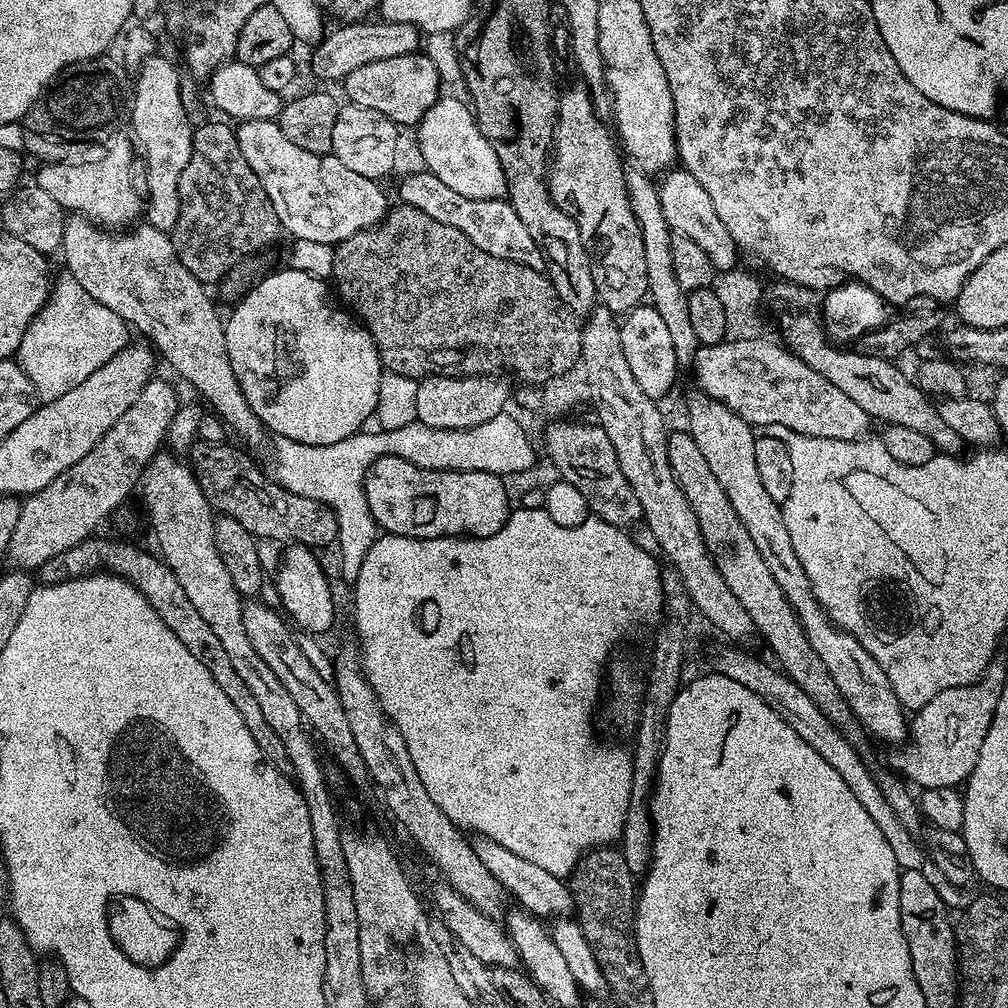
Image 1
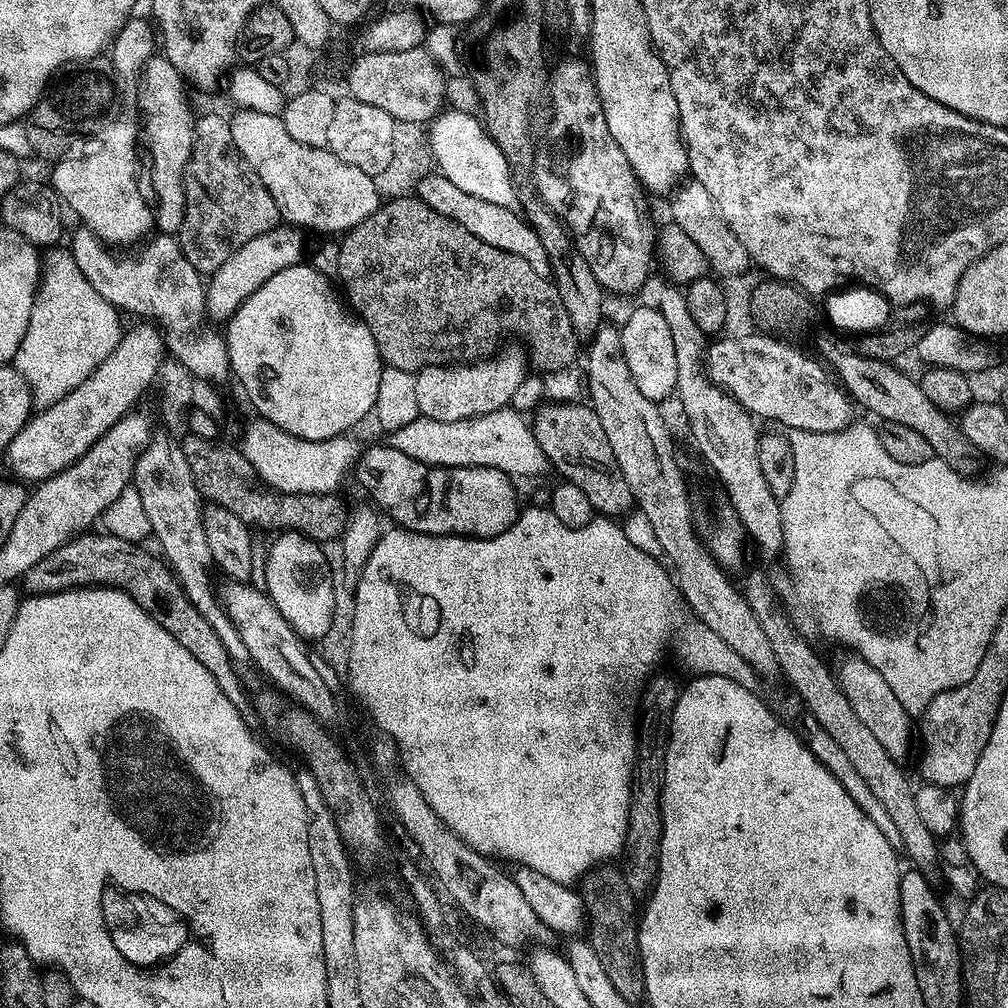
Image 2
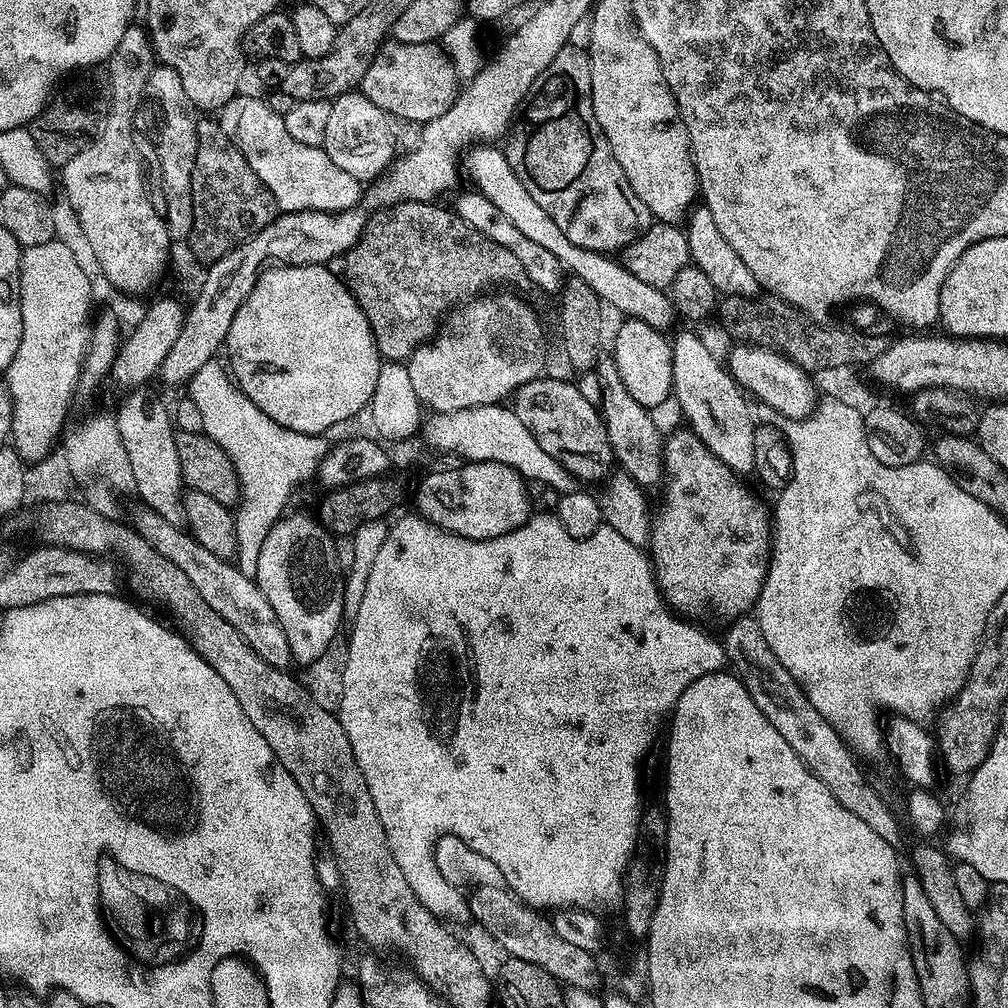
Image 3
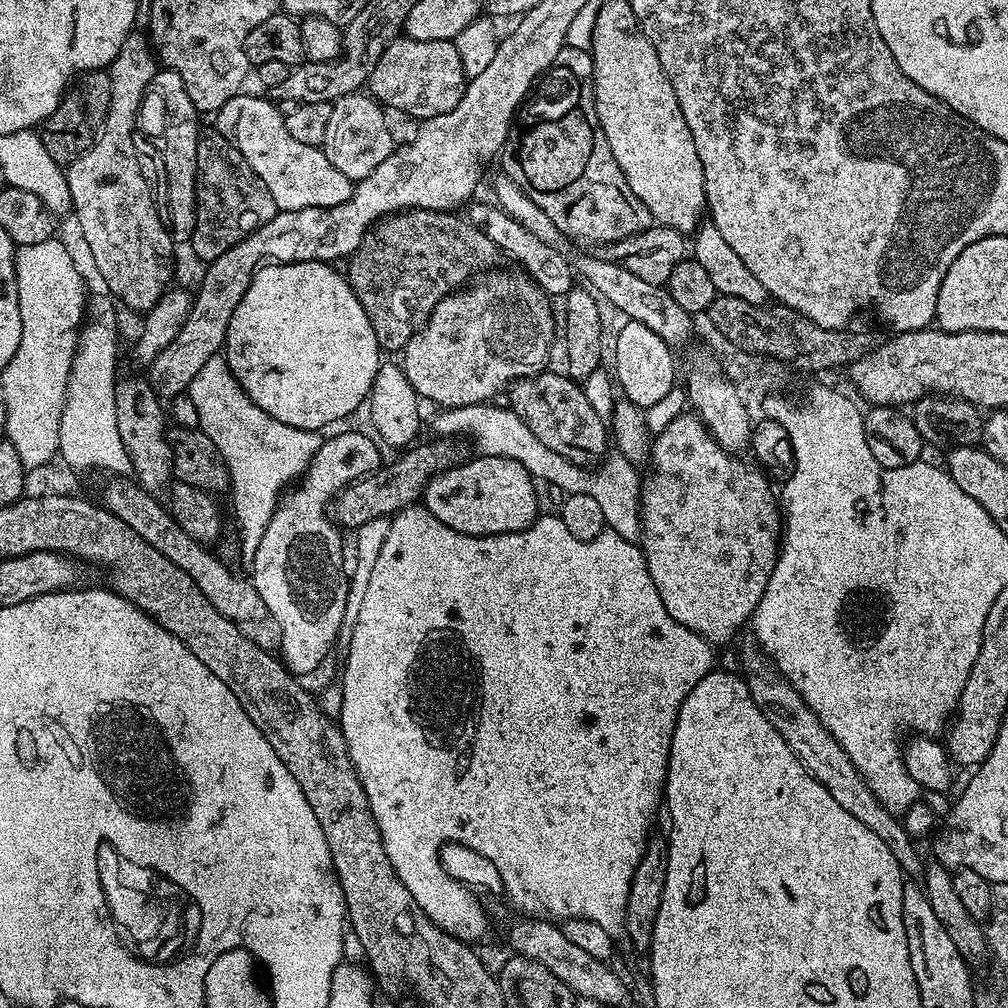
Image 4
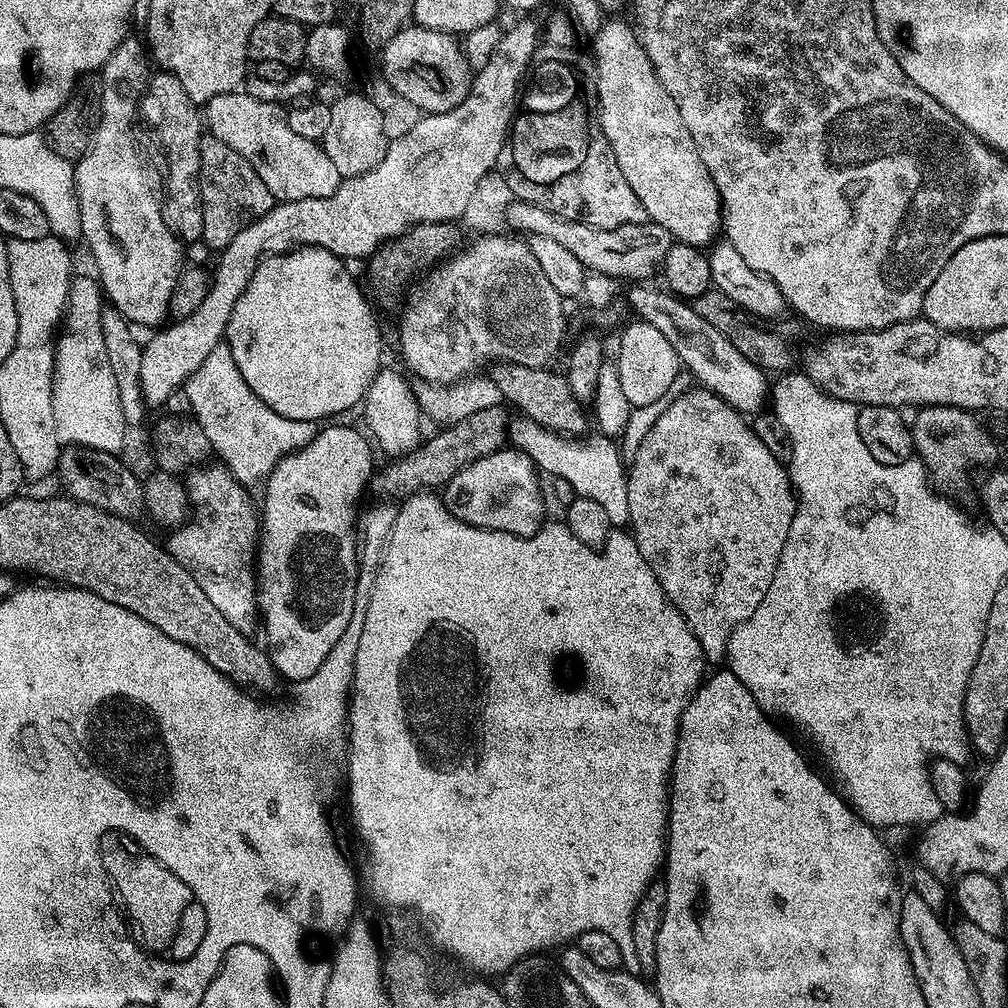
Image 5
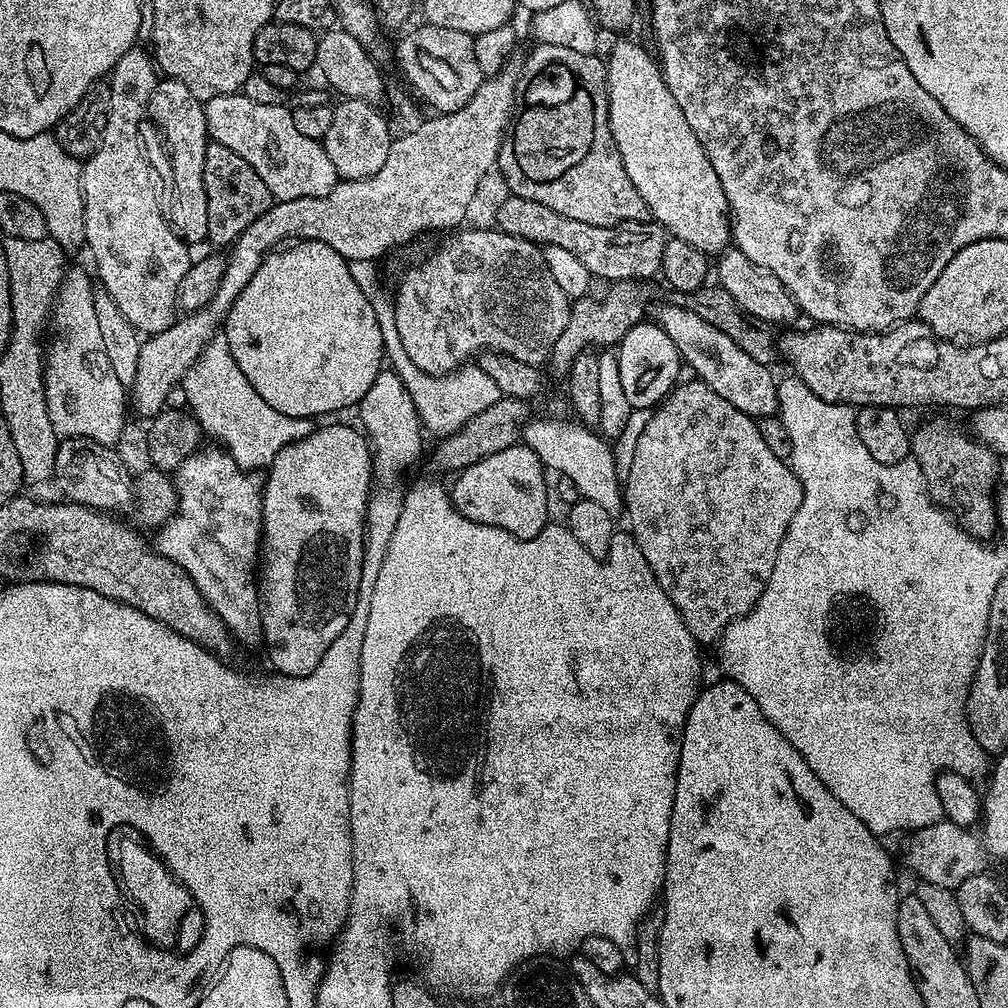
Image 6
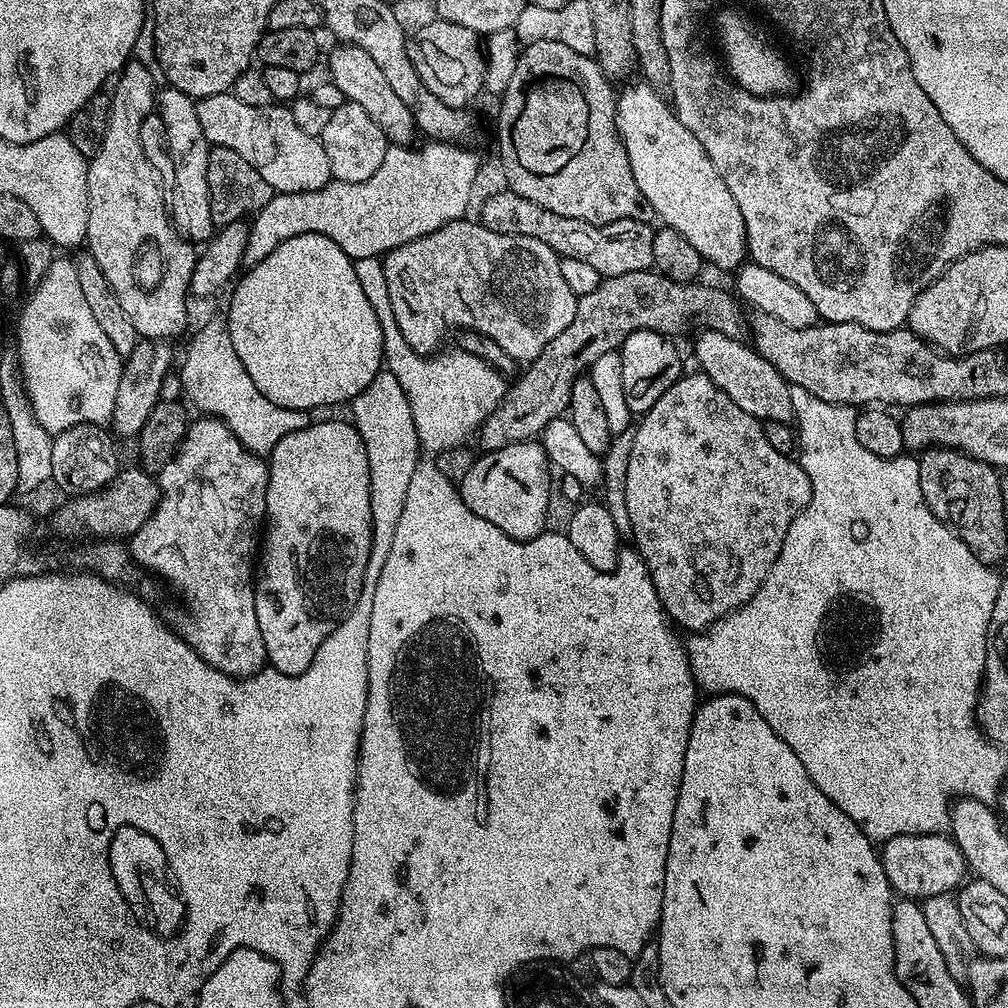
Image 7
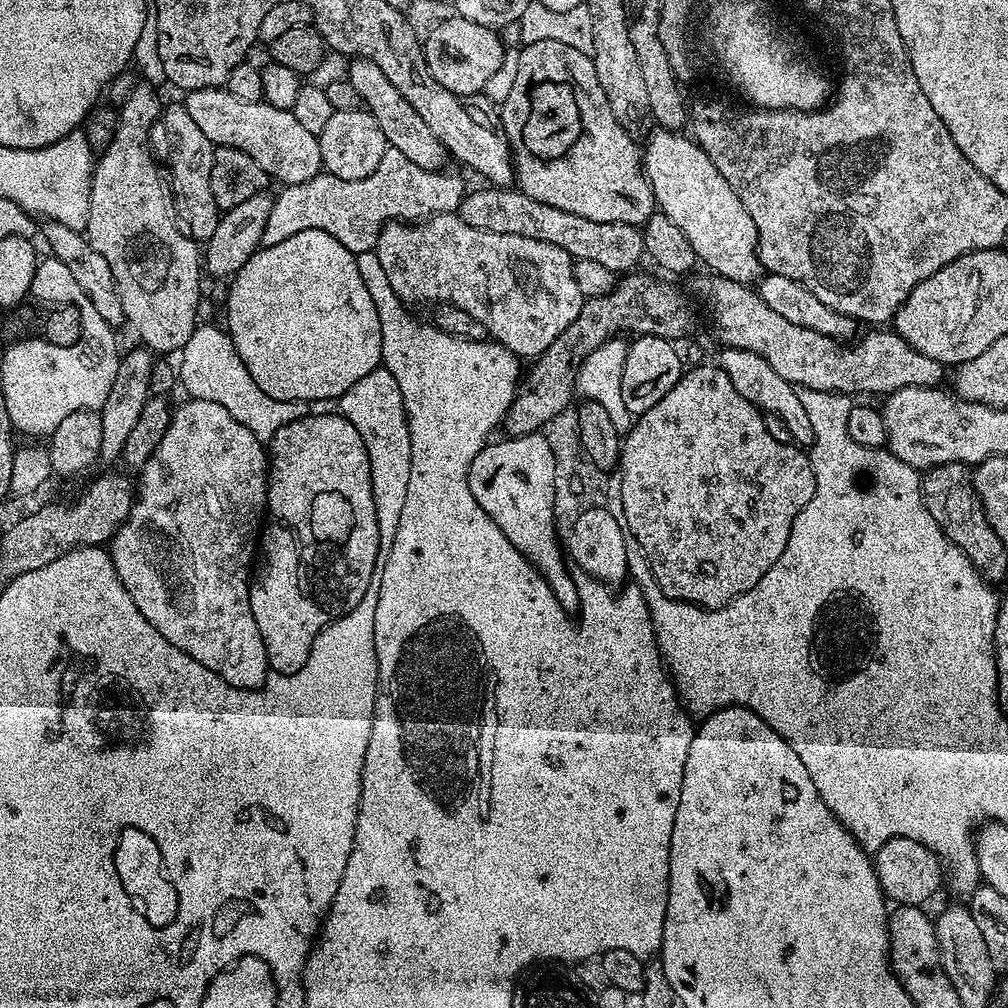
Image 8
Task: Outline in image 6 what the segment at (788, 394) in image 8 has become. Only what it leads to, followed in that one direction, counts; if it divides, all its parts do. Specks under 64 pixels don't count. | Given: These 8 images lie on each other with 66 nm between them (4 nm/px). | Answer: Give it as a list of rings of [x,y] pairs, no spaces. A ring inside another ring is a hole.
[[[680,304],[662,305],[654,320],[662,330],[666,330],[666,334],[670,334],[670,342],[674,342],[679,350],[681,361],[694,366],[699,380],[710,386],[714,394],[722,394],[730,406],[738,406],[742,414],[753,418],[777,415],[780,401],[778,380],[772,377],[773,369],[762,362],[754,362],[754,358],[750,358],[742,346],[734,346],[734,341],[726,338],[722,330],[710,326],[706,318],[698,318],[698,314],[694,314],[691,308]]]

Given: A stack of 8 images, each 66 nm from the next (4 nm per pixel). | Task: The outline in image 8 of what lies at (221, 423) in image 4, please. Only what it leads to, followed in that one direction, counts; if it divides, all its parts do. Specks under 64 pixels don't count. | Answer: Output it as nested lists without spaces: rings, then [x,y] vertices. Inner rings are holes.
[[[201,323],[197,325],[194,334],[191,335],[189,342],[181,349],[178,361],[178,380],[181,387],[184,386],[189,397],[197,400],[216,401],[219,405],[226,407],[232,417],[238,419],[238,422],[248,420],[248,380],[251,375],[244,376],[246,369],[245,363],[238,356],[234,348],[233,340],[227,334],[227,331],[214,324]]]

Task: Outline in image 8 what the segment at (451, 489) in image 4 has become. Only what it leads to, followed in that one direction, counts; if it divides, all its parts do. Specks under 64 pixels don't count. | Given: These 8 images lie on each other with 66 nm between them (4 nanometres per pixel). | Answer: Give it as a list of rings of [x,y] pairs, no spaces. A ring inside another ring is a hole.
[[[540,432],[503,439],[497,444],[485,444],[474,458],[468,471],[470,494],[474,494],[474,502],[478,502],[478,506],[490,514],[490,518],[494,518],[494,526],[498,526],[498,530],[502,530],[502,534],[506,534],[516,549],[539,570],[554,598],[558,598],[558,606],[562,606],[564,612],[575,613],[579,609],[582,593],[572,577],[573,569],[566,563],[565,549],[561,541],[560,544],[556,541],[554,452]]]

